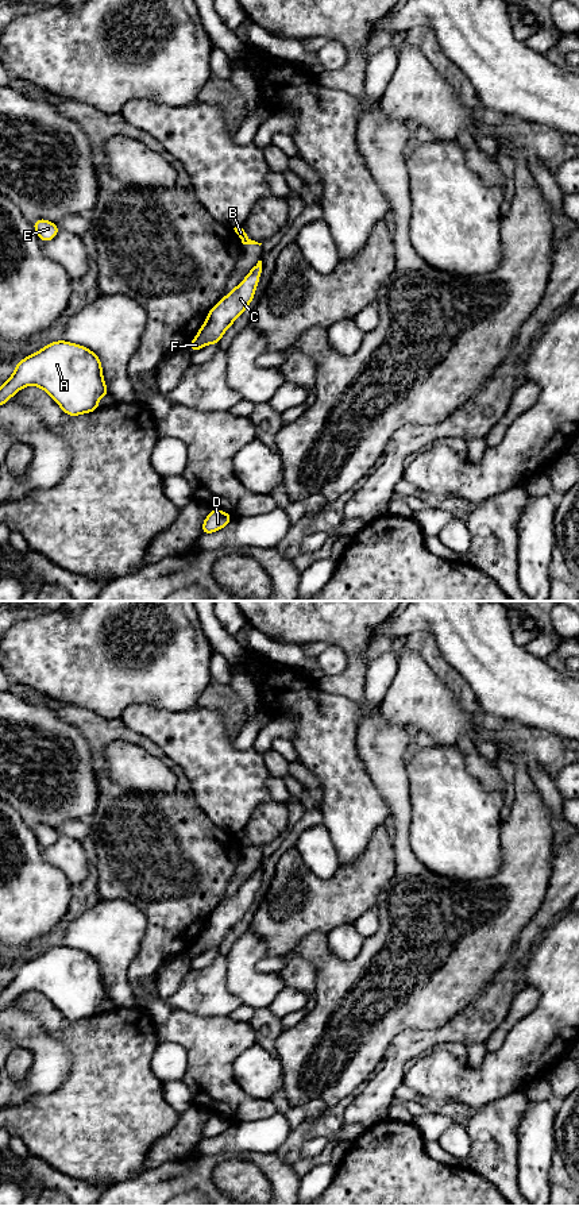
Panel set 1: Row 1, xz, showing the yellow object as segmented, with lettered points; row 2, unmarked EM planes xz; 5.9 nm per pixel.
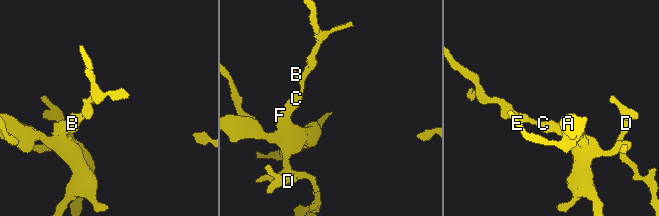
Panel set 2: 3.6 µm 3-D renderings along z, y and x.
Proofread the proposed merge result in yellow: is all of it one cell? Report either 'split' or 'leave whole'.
leave whole

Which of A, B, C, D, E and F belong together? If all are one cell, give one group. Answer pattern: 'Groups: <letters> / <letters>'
Groups: A B C D E F

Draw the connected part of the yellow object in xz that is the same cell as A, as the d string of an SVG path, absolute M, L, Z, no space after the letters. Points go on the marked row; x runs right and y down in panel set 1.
M65 340L53 342L18 362L12 377L0 388L0 405L28 385L46 390L69 416L96 411L100 397L111 394L100 358Z

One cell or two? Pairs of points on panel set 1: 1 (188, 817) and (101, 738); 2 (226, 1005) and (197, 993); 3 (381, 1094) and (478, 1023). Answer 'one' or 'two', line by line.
1: one
2: one
3: one

